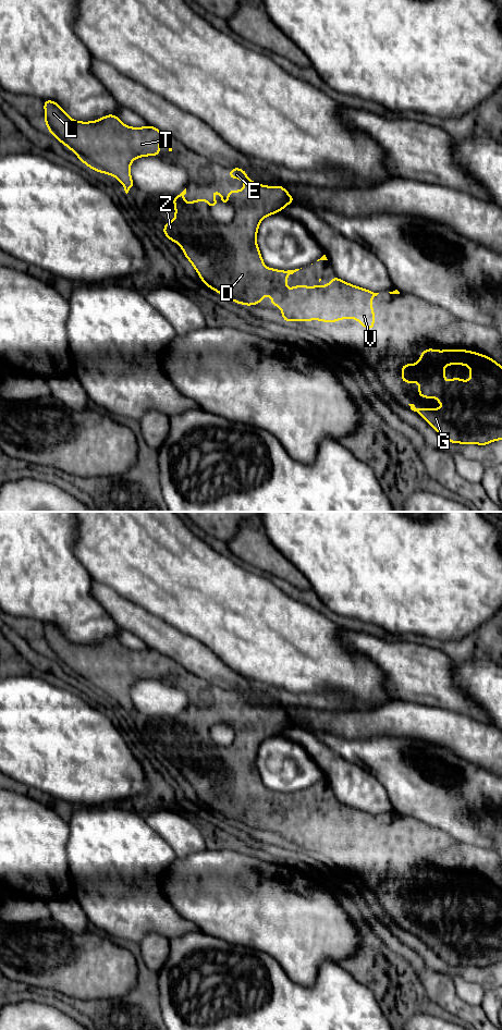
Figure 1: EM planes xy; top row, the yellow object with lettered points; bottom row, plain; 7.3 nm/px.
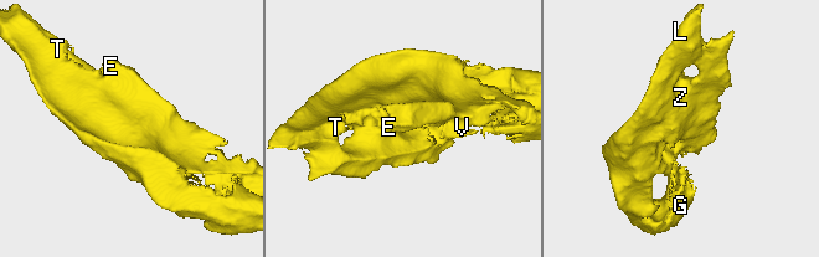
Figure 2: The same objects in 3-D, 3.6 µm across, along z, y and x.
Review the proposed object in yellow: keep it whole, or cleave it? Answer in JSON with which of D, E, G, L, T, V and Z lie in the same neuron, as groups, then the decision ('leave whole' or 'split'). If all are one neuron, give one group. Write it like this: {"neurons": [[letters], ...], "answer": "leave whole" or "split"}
{"neurons": [["D", "E", "G", "L", "T", "V", "Z"]], "answer": "leave whole"}

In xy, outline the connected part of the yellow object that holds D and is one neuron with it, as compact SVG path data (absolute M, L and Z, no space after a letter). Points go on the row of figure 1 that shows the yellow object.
M233 168L229 172L231 179L244 181L243 191L229 191L229 203L221 204L222 193L212 191L217 206L211 208L209 200L197 199L185 203L186 188L172 199L175 206L175 218L163 226L164 235L177 244L185 257L192 262L199 278L207 286L222 296L245 306L257 305L270 293L271 305L280 306L284 321L306 321L316 319L325 322L335 322L339 319L354 318L360 326L374 330L375 314L370 306L371 299L379 293L352 285L333 279L326 286L291 286L286 295L286 277L299 269L281 271L265 268L258 245L257 231L260 221L280 212L295 199L282 186L264 186L252 182L243 169Z

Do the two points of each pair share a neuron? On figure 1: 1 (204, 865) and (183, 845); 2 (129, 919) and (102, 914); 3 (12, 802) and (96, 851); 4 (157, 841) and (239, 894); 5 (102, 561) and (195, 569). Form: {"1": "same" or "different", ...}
{"1": "different", "2": "same", "3": "different", "4": "different", "5": "same"}

